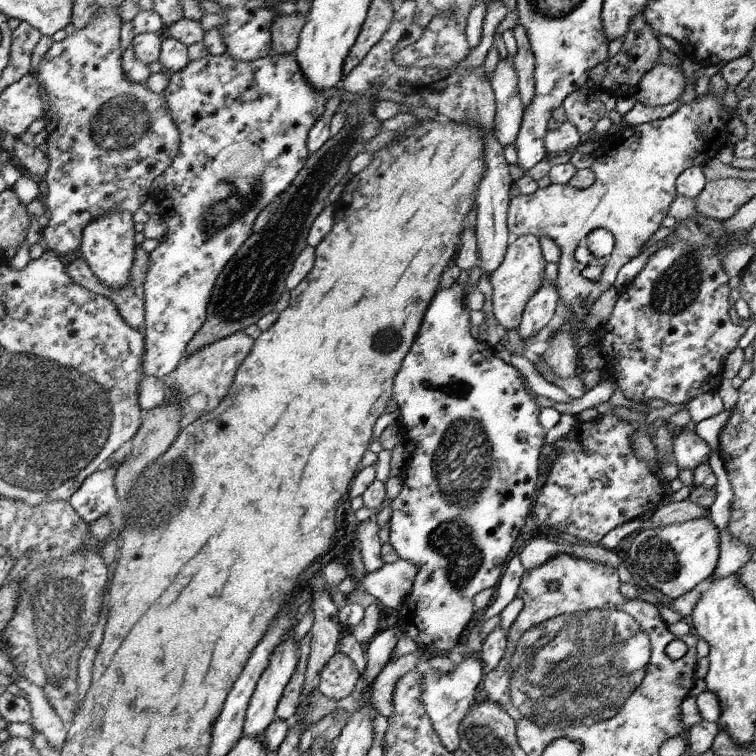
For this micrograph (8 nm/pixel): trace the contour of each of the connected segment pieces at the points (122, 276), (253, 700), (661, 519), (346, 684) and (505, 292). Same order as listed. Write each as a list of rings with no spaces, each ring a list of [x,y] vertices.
[[[106,212],[83,229],[83,240],[80,242],[82,257],[91,266],[92,272],[100,278],[104,286],[120,290],[128,284],[132,264],[135,264],[136,242],[134,242],[134,222],[130,212]]]
[[[292,628],[292,630],[288,632],[288,636],[284,638],[284,642],[272,652],[266,670],[264,670],[262,676],[258,678],[256,688],[254,689],[245,712],[242,736],[261,737],[266,728],[268,728],[268,726],[272,724],[272,721],[277,718],[276,707],[299,661],[299,658],[296,657],[298,648],[298,642],[294,638],[294,628]]]
[[[689,498],[680,502],[669,502],[667,505],[660,506],[650,517],[644,527],[656,528],[656,526],[666,526],[669,524],[684,523],[696,518],[709,518],[709,510],[700,508]]]
[[[338,650],[328,659],[320,672],[320,692],[332,700],[346,698],[354,692],[360,676],[356,664]]]
[[[524,235],[511,239],[502,264],[492,272],[489,278],[493,288],[492,312],[498,323],[507,330],[519,327],[528,300],[532,300],[532,296],[542,286],[546,264],[537,236]]]

